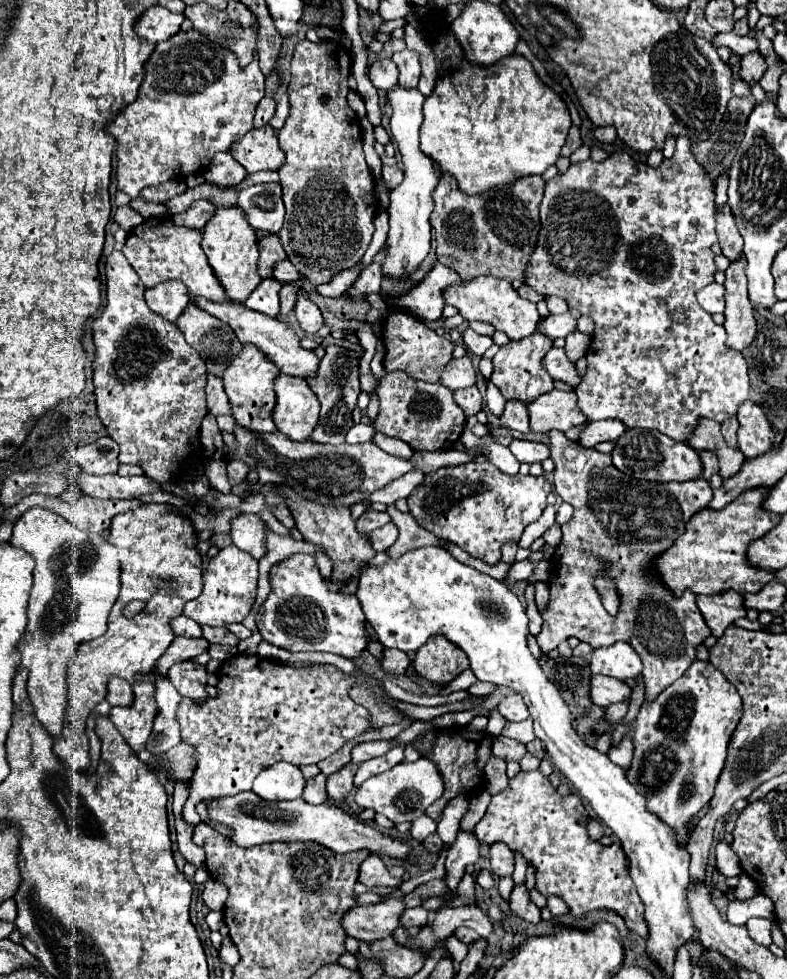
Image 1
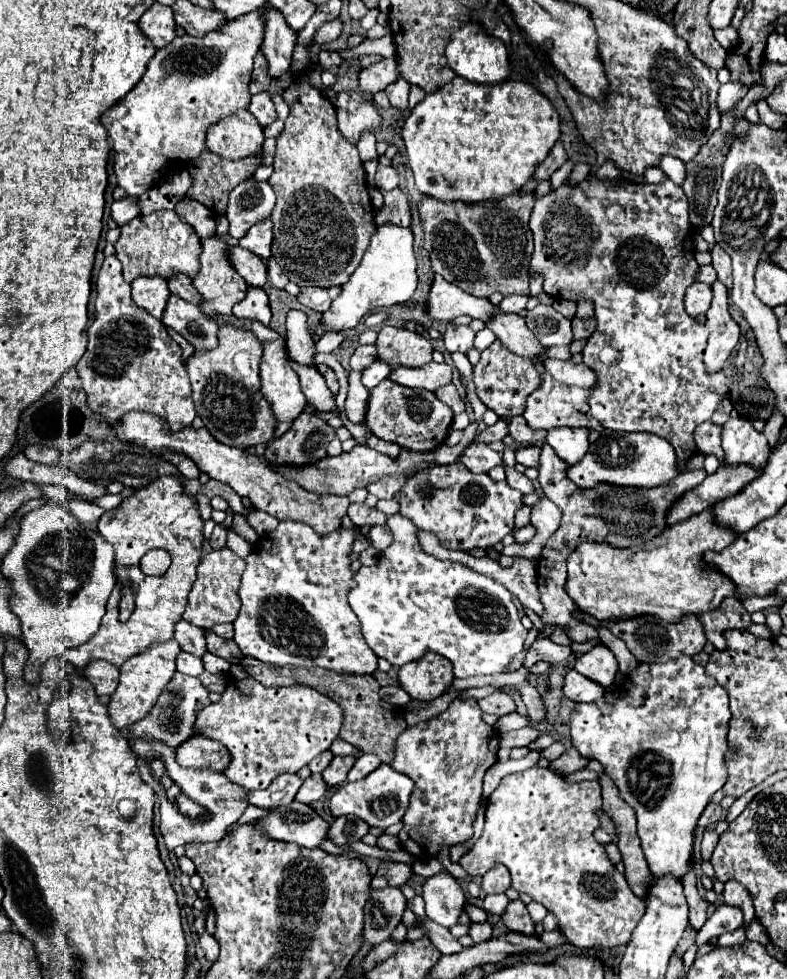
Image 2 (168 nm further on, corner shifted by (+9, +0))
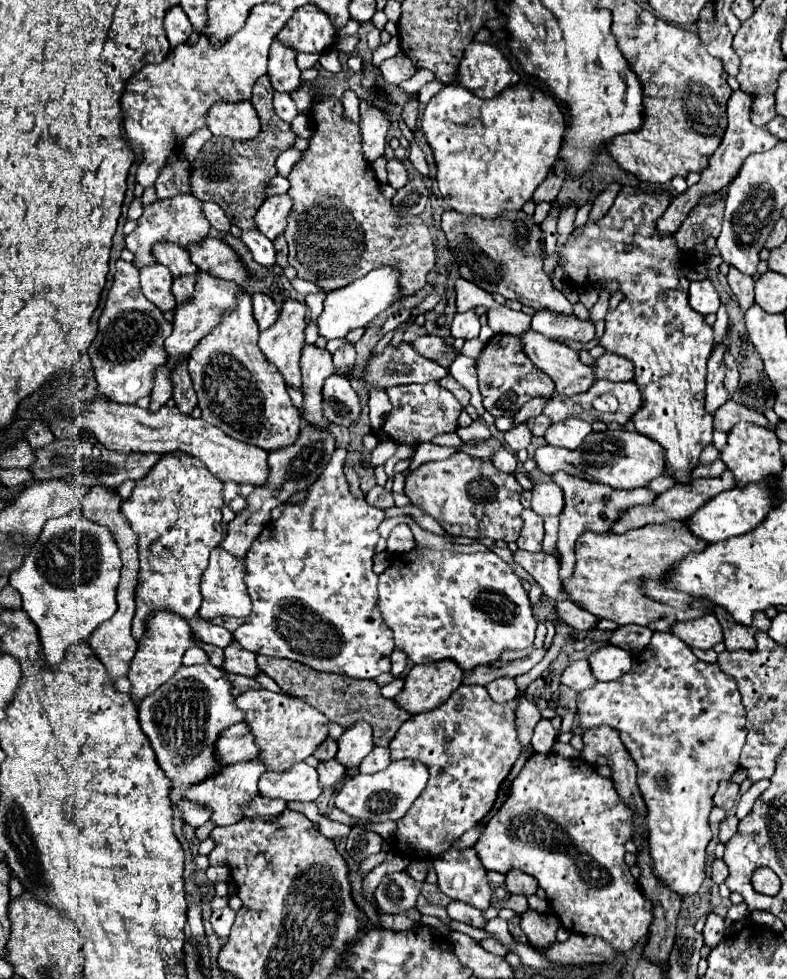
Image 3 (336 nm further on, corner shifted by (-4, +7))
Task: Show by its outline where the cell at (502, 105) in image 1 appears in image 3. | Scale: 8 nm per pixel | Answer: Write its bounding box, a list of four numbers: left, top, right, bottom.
[420,83,566,219]

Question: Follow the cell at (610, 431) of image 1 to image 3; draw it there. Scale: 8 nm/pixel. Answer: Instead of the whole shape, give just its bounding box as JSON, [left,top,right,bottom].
[544,419,592,449]

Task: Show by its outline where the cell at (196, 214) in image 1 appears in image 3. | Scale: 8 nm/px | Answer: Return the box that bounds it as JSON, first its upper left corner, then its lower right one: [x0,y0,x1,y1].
[202,201,230,233]

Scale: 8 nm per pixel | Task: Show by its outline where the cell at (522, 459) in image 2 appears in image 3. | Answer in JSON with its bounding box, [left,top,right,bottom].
[534,429,666,489]

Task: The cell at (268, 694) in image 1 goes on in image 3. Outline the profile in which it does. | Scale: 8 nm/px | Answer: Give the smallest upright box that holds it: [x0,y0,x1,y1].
[234,689,330,773]

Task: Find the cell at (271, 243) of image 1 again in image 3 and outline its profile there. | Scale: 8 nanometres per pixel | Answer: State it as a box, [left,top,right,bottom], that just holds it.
[256,193,292,241]

